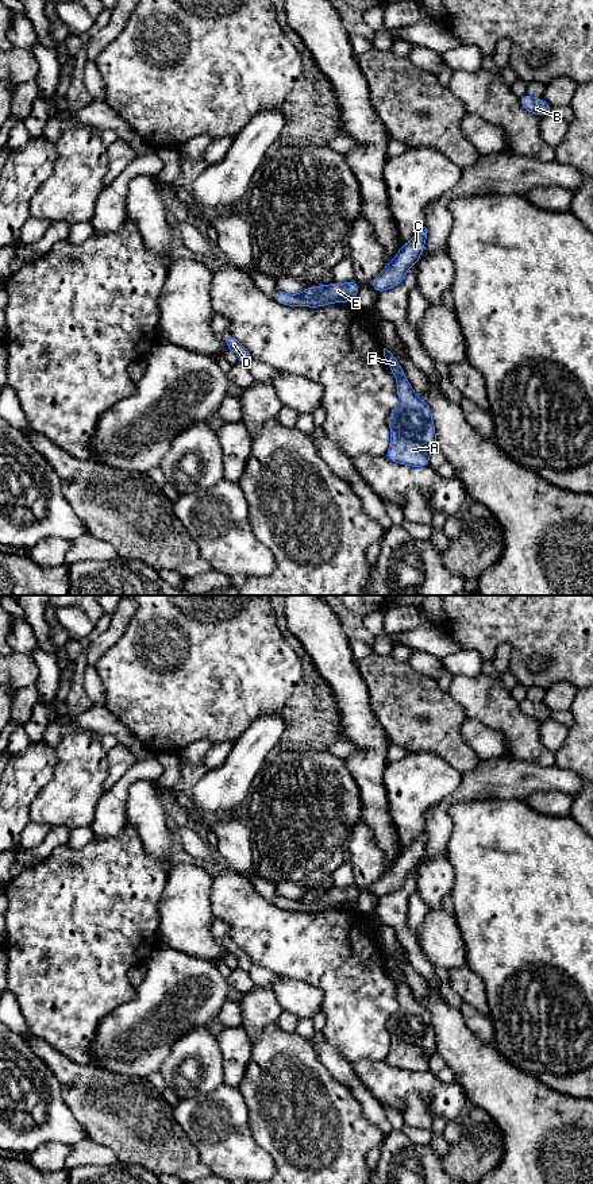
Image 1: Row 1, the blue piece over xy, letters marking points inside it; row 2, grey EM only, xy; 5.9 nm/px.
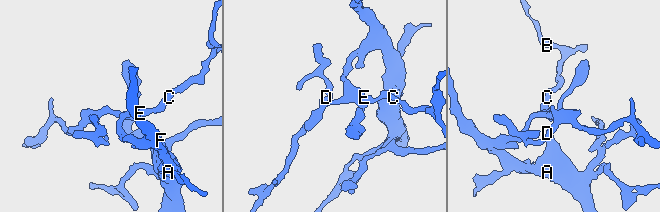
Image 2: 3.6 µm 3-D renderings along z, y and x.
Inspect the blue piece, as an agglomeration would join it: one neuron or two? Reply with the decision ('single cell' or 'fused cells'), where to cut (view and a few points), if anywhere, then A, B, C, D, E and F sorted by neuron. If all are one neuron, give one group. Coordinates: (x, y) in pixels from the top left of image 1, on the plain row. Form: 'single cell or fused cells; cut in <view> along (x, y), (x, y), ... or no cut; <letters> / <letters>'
fused cells; cut in xy along (327, 891), (308, 905), (297, 901); A F / B C D E

